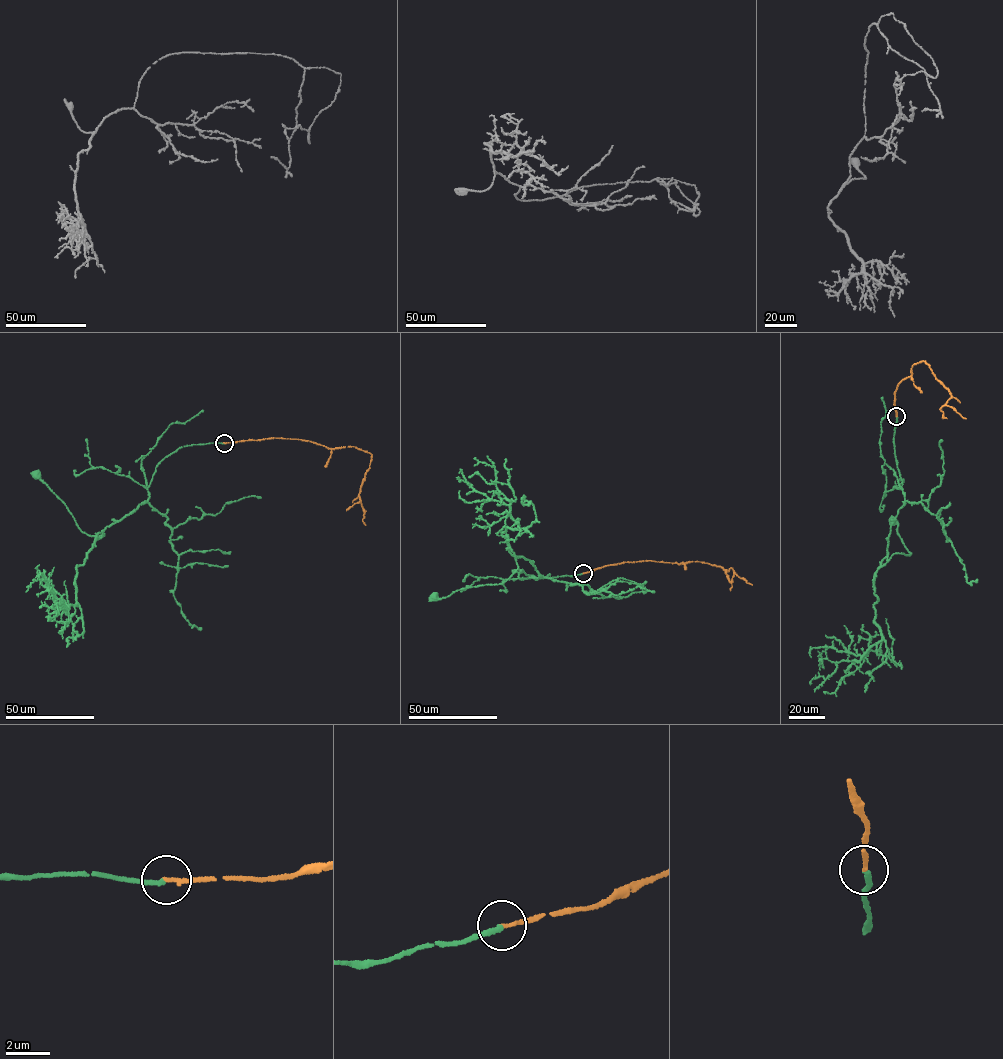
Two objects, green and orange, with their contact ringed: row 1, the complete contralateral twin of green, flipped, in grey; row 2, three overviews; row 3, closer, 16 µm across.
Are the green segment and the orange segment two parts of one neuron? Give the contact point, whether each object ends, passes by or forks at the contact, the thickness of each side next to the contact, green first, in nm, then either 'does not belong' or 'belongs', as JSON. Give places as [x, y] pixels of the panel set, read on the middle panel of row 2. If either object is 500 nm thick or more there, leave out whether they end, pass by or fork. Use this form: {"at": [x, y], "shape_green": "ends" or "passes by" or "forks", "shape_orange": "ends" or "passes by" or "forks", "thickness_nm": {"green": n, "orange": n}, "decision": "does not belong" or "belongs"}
{"at": [583, 573], "shape_green": "ends", "shape_orange": "ends", "thickness_nm": {"green": 200, "orange": 180}, "decision": "does not belong"}

